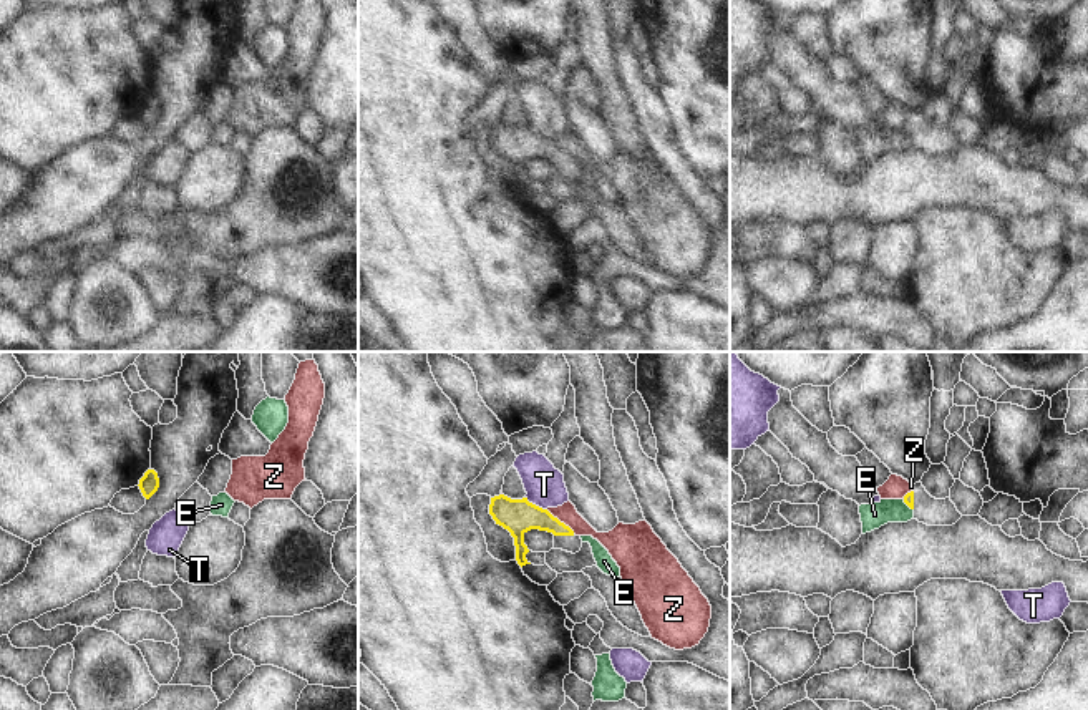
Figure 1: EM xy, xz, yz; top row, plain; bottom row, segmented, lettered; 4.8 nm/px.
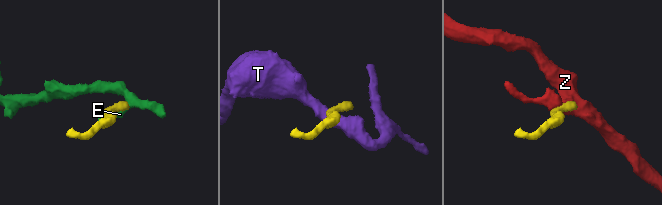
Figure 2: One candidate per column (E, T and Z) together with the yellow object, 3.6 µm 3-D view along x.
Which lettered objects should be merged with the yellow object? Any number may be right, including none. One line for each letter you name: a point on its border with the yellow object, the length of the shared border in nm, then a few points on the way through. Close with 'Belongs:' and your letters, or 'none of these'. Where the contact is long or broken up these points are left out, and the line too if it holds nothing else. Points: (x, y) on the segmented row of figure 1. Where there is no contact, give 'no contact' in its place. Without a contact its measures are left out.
Belongs: none of these

